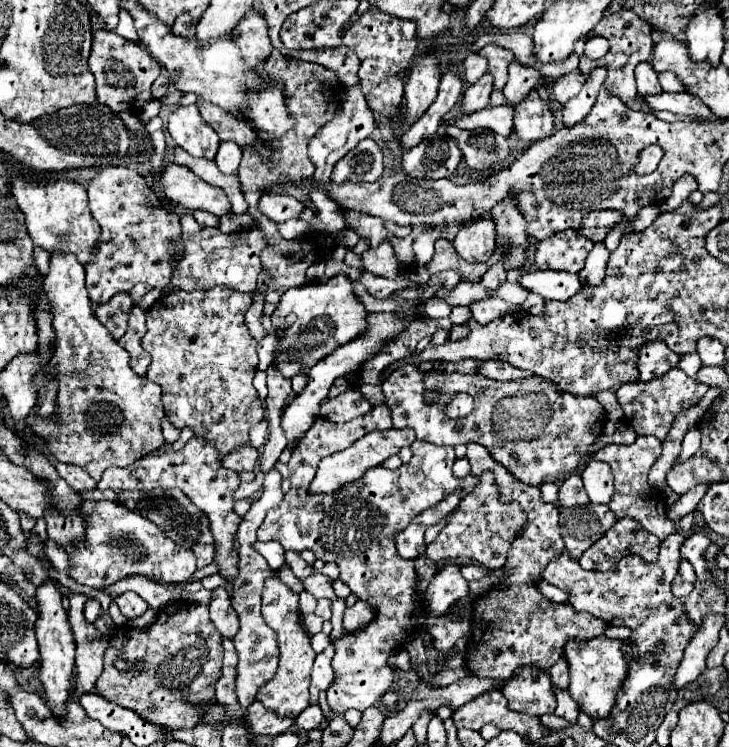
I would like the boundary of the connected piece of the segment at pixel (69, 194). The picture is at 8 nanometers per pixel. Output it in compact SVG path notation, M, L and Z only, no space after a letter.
M14 177L12 195L20 205L20 211L24 211L26 215L28 235L32 237L36 247L42 247L48 253L62 253L62 255L72 253L82 265L88 265L92 261L92 255L96 253L96 247L98 247L100 225L90 215L84 187L64 179L34 183L24 177Z

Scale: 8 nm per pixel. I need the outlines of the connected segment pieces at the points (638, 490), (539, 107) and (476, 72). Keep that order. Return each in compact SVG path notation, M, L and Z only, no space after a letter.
M638 435L634 443L630 445L608 445L602 447L600 451L596 451L592 457L606 461L612 467L614 473L614 495L612 501L608 503L608 507L614 511L614 515L620 517L632 517L634 521L638 521L640 525L644 525L644 531L656 535L660 541L666 539L668 535L676 533L676 523L670 521L666 517L666 501L664 495L648 485L648 471L652 467L652 463L660 457L660 439L650 437L650 435Z
M532 91L514 111L516 111L514 129L520 141L536 143L552 135L554 131L552 111L544 105L544 101L538 97L536 91Z
M470 53L464 61L462 61L462 77L468 85L476 83L484 73L488 71L488 61L484 57L480 57L478 53Z

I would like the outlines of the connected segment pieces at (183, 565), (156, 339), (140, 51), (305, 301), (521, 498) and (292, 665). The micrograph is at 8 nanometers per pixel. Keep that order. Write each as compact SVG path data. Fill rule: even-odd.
M84 501L82 503L84 513L88 515L88 523L86 523L86 541L78 543L76 549L66 549L70 555L70 567L68 567L68 575L82 585L94 587L94 589L102 589L106 585L112 585L116 581L120 581L122 577L140 573L140 575L148 575L150 579L156 581L188 581L194 571L196 571L196 557L192 551L178 551L178 545L174 541L170 541L162 529L158 529L156 525L152 525L148 519L144 519L142 515L136 515L132 511L128 511L124 505L118 505L114 501Z
M212 287L204 291L176 291L164 293L146 311L146 335L142 337L142 347L150 353L152 381L162 387L162 403L166 417L178 429L192 429L196 437L212 443L220 457L248 443L248 431L260 423L264 417L264 407L260 407L258 391L252 379L258 371L256 339L250 335L244 315L252 303L252 295L232 291L228 287Z
M90 15L92 25L92 55L88 57L88 67L96 77L96 97L100 103L108 105L112 111L120 113L126 109L140 111L150 99L150 85L160 75L160 63L148 55L148 51L134 41L128 41L114 31L100 27L98 17ZM112 83L128 83L128 87L118 87Z
M334 275L328 281L314 281L302 287L288 289L276 311L272 313L272 325L276 325L284 335L280 335L276 343L276 353L272 365L286 379L294 375L308 373L318 361L330 355L336 347L352 341L356 335L364 331L366 309L356 299L352 283L346 275Z
M478 443L466 445L466 459L472 465L472 475L480 477L484 471L492 471L502 503L520 503L526 513L526 525L520 527L506 555L506 565L502 567L504 577L498 585L478 595L472 603L472 633L466 647L466 667L478 677L490 679L510 679L512 671L524 665L538 665L550 669L556 659L560 659L562 649L568 639L588 641L604 633L606 623L588 615L586 611L576 611L570 603L548 601L536 581L542 579L544 565L564 553L564 541L558 527L558 509L552 503L540 499L540 489L524 485L512 477L500 463L488 455L486 447Z
M270 577L264 583L262 591L262 617L278 635L278 647L280 647L280 661L276 675L260 687L260 693L256 693L256 701L260 701L266 709L274 711L280 717L296 719L300 711L304 711L310 705L308 697L308 685L310 685L310 671L316 653L310 647L310 635L302 627L300 609L298 609L298 595L290 591L284 583L276 581L276 577Z

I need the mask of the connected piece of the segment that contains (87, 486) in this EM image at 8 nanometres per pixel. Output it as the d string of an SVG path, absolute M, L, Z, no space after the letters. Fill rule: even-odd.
M56 463L54 467L56 467L58 475L60 475L62 479L66 479L66 483L68 483L72 489L76 489L78 493L82 493L82 491L94 491L94 489L96 489L96 481L92 481L90 475L88 475L86 471L82 471L80 467L76 467L76 465L66 465L66 463Z

